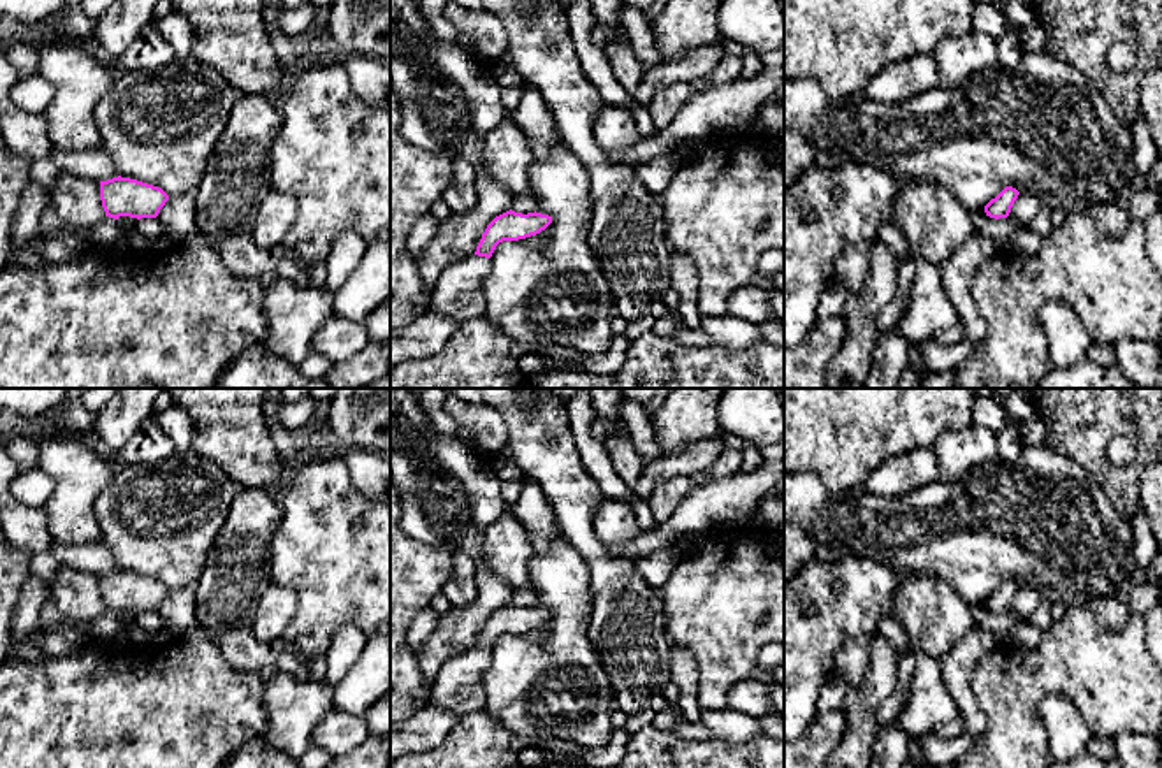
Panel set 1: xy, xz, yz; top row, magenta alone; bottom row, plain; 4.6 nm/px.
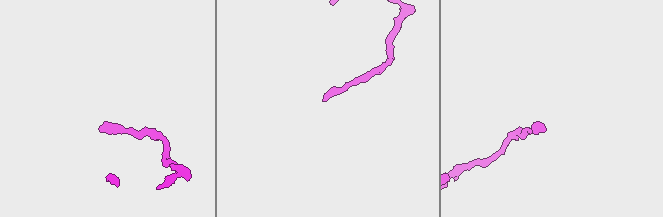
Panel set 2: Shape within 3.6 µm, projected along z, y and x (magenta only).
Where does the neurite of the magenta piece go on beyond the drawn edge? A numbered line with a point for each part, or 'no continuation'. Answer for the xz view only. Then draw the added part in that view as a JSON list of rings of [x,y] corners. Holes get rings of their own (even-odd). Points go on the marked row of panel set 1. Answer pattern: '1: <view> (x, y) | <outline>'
1: xz (459, 290) | [[[471,255],[447,267],[431,295],[431,311],[462,323],[485,313],[483,281],[490,272],[490,258]]]

